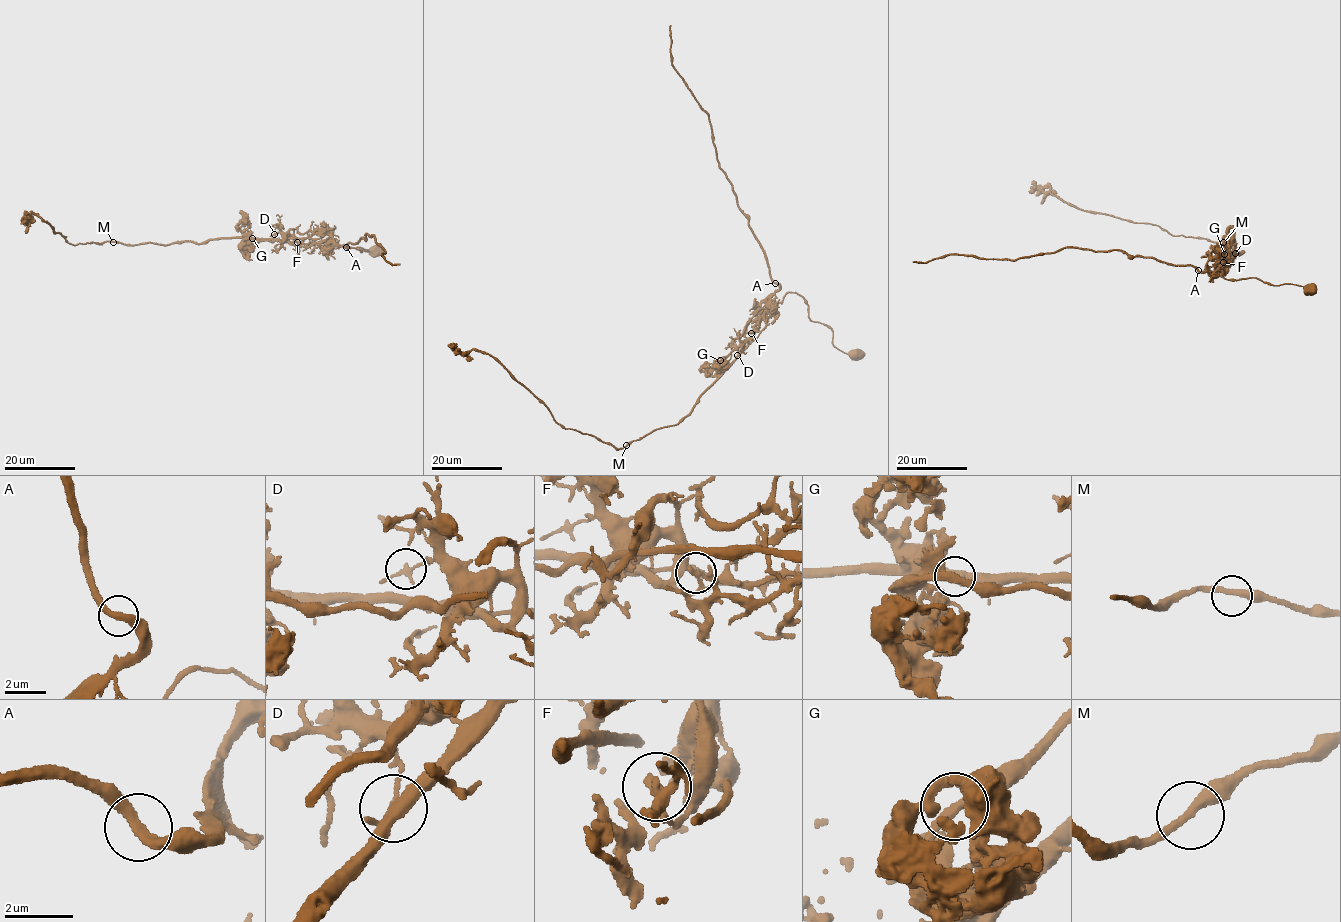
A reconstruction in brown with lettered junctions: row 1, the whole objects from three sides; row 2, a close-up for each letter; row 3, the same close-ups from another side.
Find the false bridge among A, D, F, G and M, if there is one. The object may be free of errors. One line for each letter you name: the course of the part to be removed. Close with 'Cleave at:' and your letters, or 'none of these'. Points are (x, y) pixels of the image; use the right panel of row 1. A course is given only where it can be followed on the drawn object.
F: course (1223, 262), (1209, 260), (1203, 272), (1120, 250), (1072, 248), (1017, 259), (948, 255), (913, 261)
Cleave at: F

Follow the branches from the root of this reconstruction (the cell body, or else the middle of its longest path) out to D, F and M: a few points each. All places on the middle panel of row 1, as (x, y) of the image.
D: (857, 356), (837, 348), (833, 331), (812, 321), (806, 301), (791, 292), (737, 355)
F: (857, 356), (837, 348), (833, 331), (812, 321), (806, 301), (795, 292), (756, 317), (752, 333)
M: (857, 356), (837, 348), (833, 331), (812, 321), (806, 301), (788, 292), (688, 414), (626, 445)

